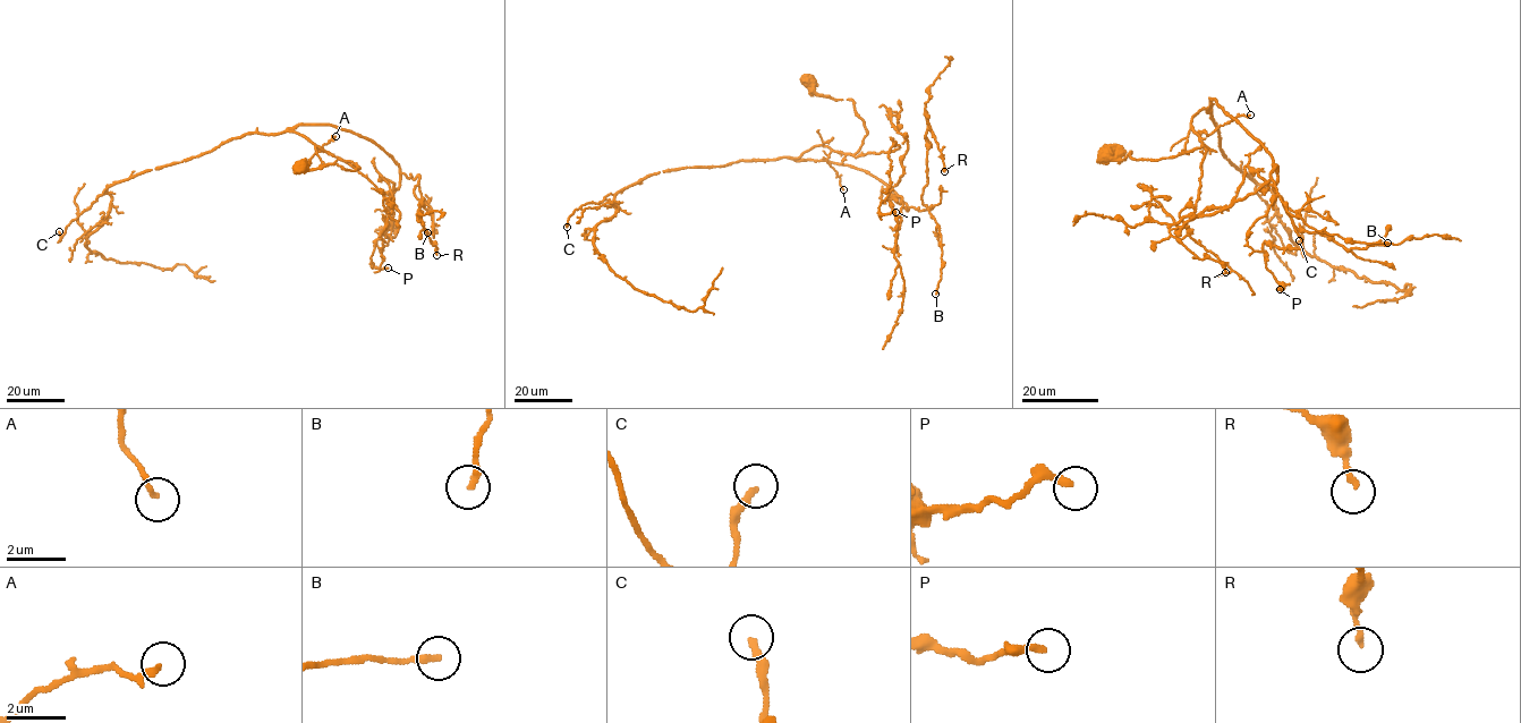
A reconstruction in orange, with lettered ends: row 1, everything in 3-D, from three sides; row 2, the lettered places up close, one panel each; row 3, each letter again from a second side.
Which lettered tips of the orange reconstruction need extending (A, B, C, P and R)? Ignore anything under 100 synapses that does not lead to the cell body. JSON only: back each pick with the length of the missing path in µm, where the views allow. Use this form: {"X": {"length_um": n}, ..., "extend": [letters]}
{"extend": []}

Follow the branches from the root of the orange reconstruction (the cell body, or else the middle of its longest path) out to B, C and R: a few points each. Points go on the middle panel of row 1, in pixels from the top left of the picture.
B: (808, 78), (850, 99), (867, 134), (854, 154), (795, 160), (926, 205), (935, 294)
C: (808, 78), (854, 102), (867, 133), (855, 153), (816, 145), (664, 170), (581, 205), (567, 227)
R: (808, 78), (850, 99), (867, 134), (854, 154), (796, 160), (865, 171), (919, 211), (929, 128), (944, 171)

